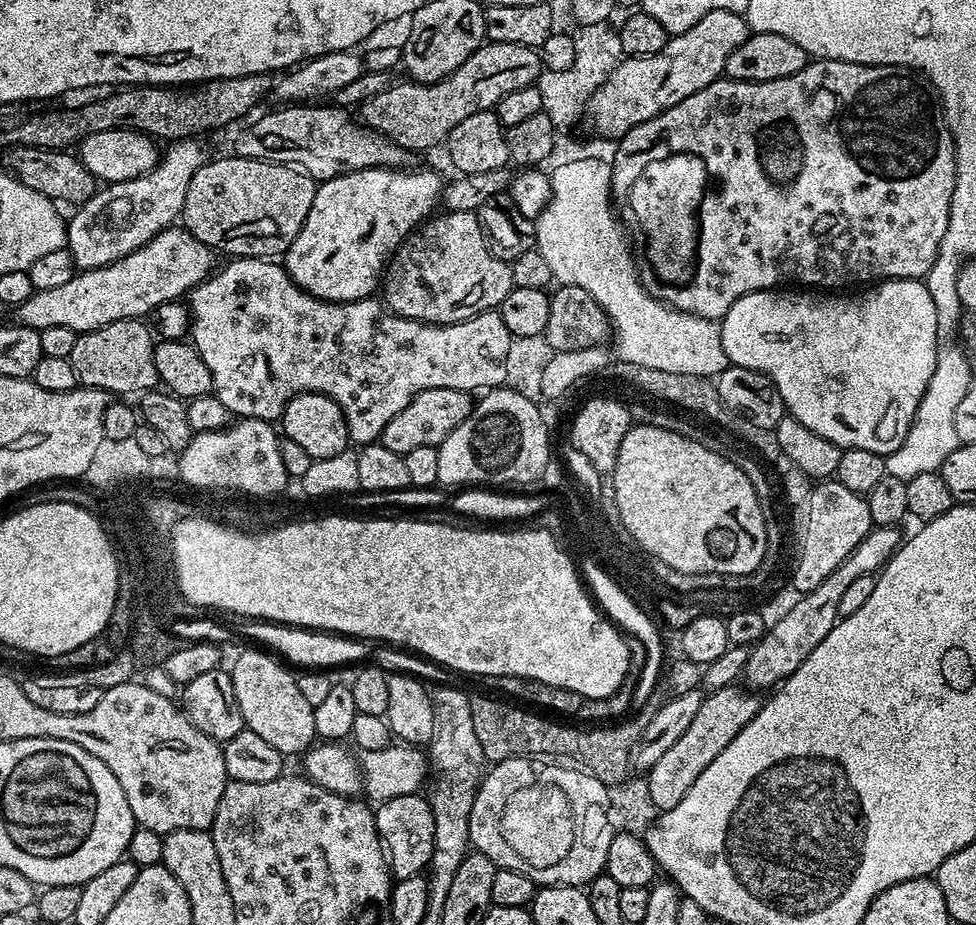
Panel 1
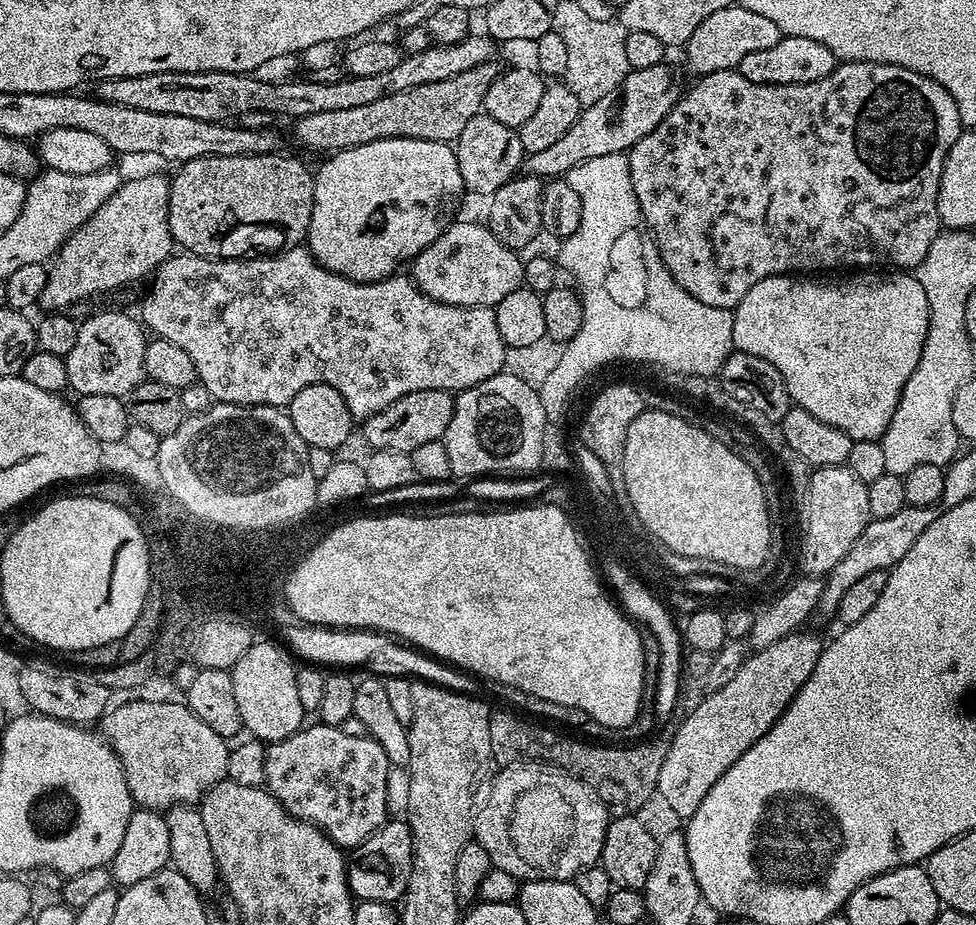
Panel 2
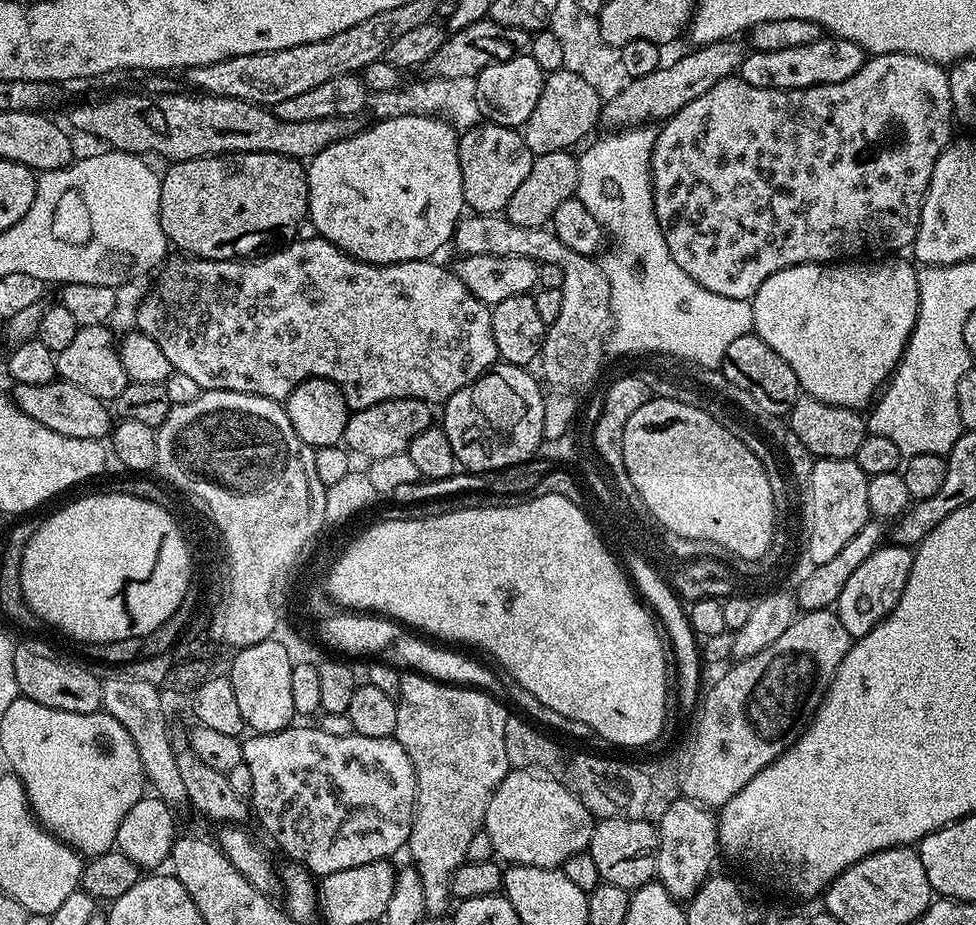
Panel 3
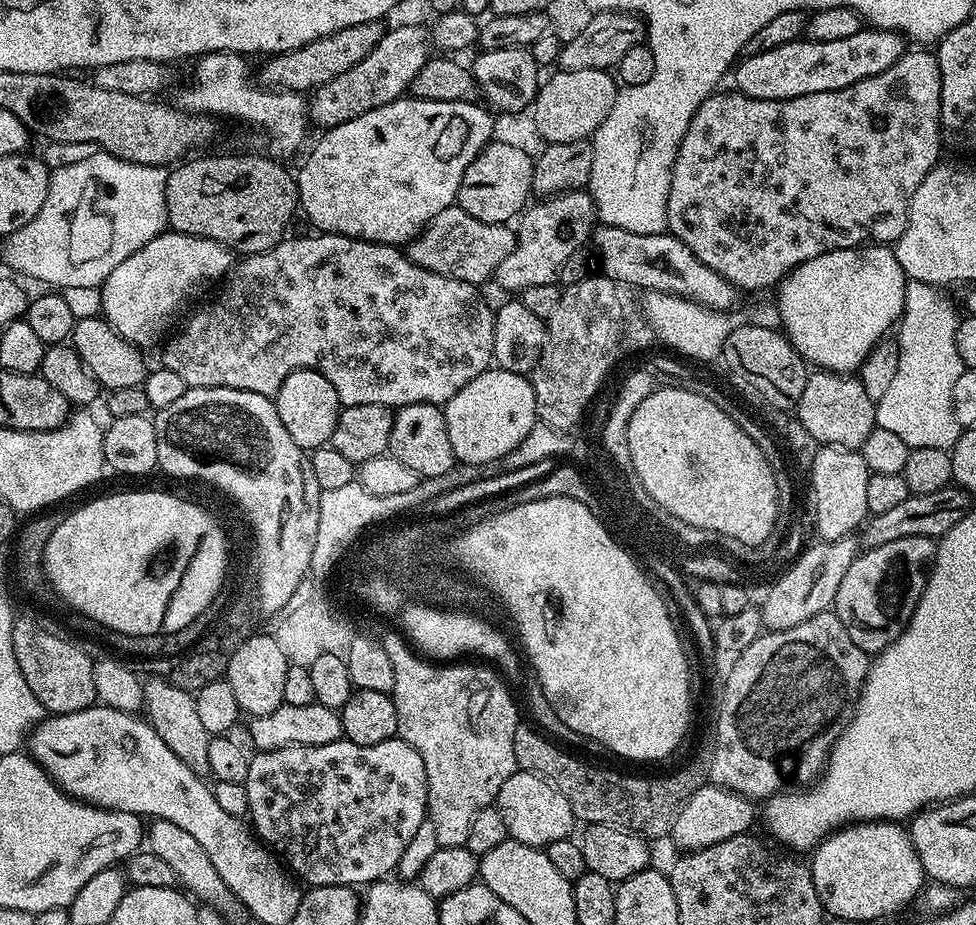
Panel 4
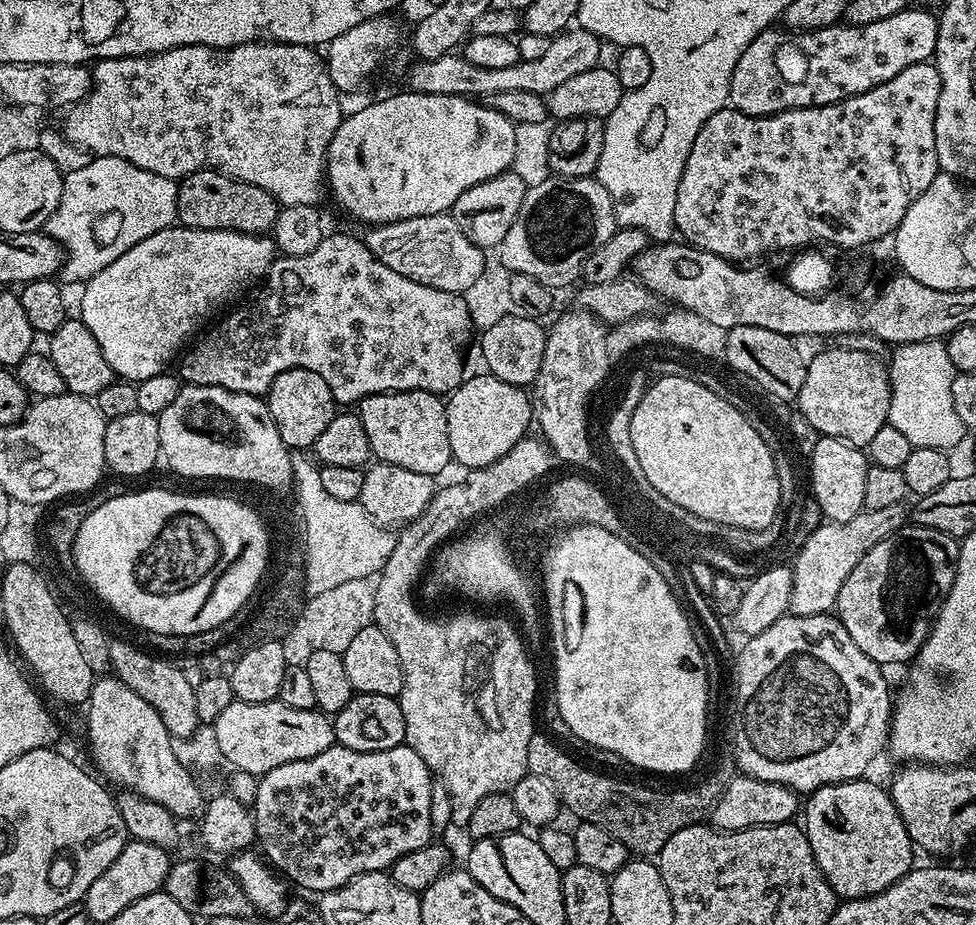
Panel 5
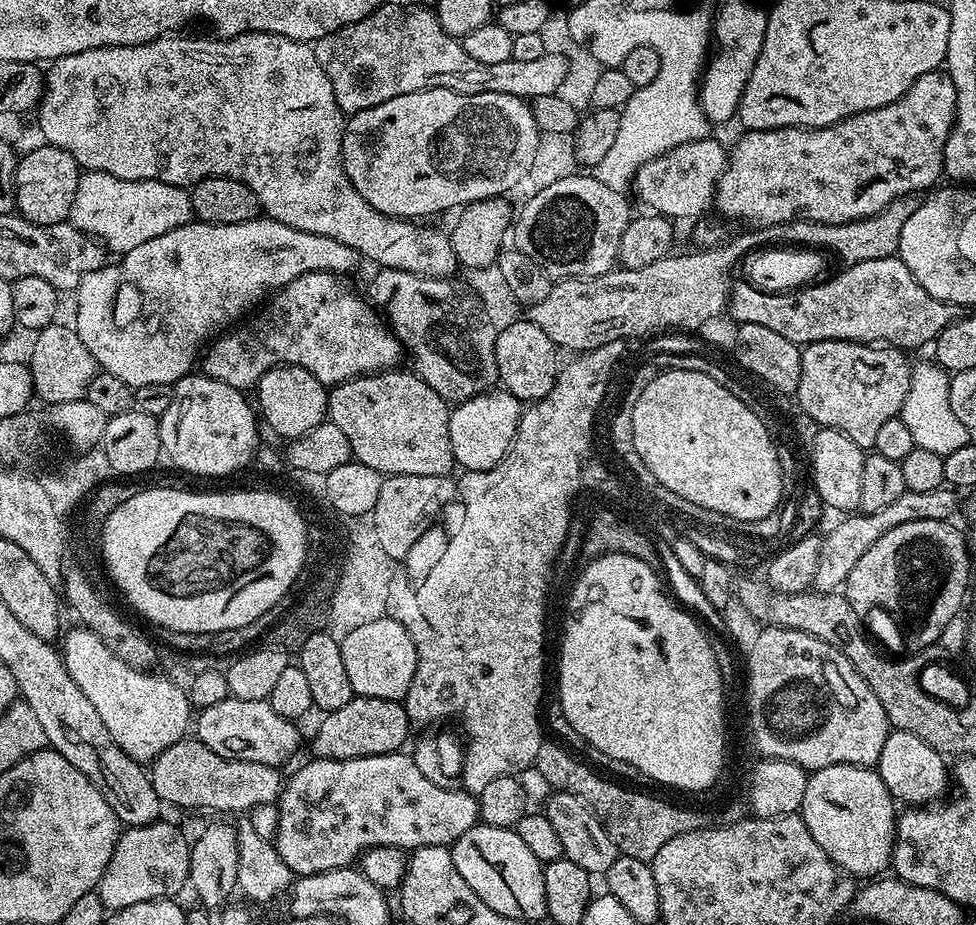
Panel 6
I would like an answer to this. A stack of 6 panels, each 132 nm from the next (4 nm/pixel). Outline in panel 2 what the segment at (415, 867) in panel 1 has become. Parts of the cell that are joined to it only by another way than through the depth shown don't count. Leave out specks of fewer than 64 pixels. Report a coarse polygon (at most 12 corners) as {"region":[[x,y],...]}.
{"region":[[389,819],[347,857],[357,901],[403,901],[412,831]]}

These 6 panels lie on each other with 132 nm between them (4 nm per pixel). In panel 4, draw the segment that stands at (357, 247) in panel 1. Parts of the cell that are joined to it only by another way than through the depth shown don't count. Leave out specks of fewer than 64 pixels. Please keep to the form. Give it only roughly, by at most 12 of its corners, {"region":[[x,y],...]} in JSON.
{"region":[[401,98],[295,173],[317,233],[407,245],[493,139],[470,101]]}

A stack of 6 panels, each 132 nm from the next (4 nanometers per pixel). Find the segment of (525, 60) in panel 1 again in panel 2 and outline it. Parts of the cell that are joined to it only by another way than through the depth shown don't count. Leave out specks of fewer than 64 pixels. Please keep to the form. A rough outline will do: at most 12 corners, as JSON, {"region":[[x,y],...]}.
{"region":[[501,65],[295,117],[323,154],[386,138],[454,142]]}

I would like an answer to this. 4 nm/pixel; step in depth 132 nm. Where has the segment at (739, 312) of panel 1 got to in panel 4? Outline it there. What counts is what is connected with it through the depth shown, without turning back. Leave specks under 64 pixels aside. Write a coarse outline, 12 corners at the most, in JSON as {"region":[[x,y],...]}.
{"region":[[883,244],[793,268],[774,307],[809,365],[852,374],[904,314]]}

